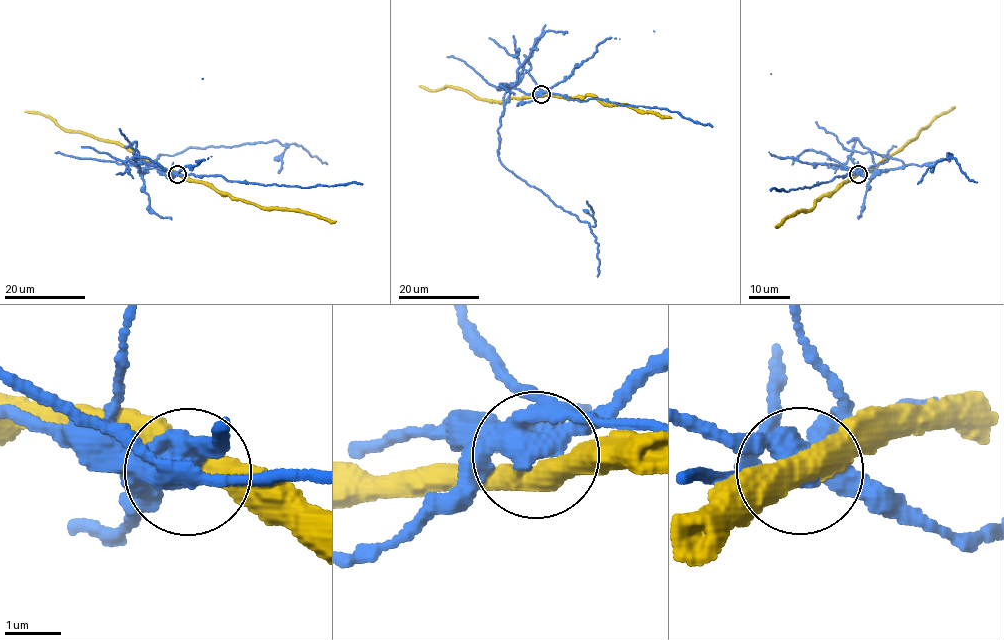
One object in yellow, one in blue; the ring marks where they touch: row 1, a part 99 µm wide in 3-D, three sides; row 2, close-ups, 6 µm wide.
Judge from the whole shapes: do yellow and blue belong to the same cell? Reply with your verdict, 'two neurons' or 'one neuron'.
two neurons

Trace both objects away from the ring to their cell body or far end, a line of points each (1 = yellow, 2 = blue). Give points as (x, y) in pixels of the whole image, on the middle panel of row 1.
1: (541, 95), (510, 97), (504, 102), (476, 98), (464, 89), (444, 86), (440, 90), (426, 90), (419, 86)
2: (541, 95), (511, 87), (498, 129), (498, 159), (554, 204), (588, 222), (598, 244), (597, 276)

